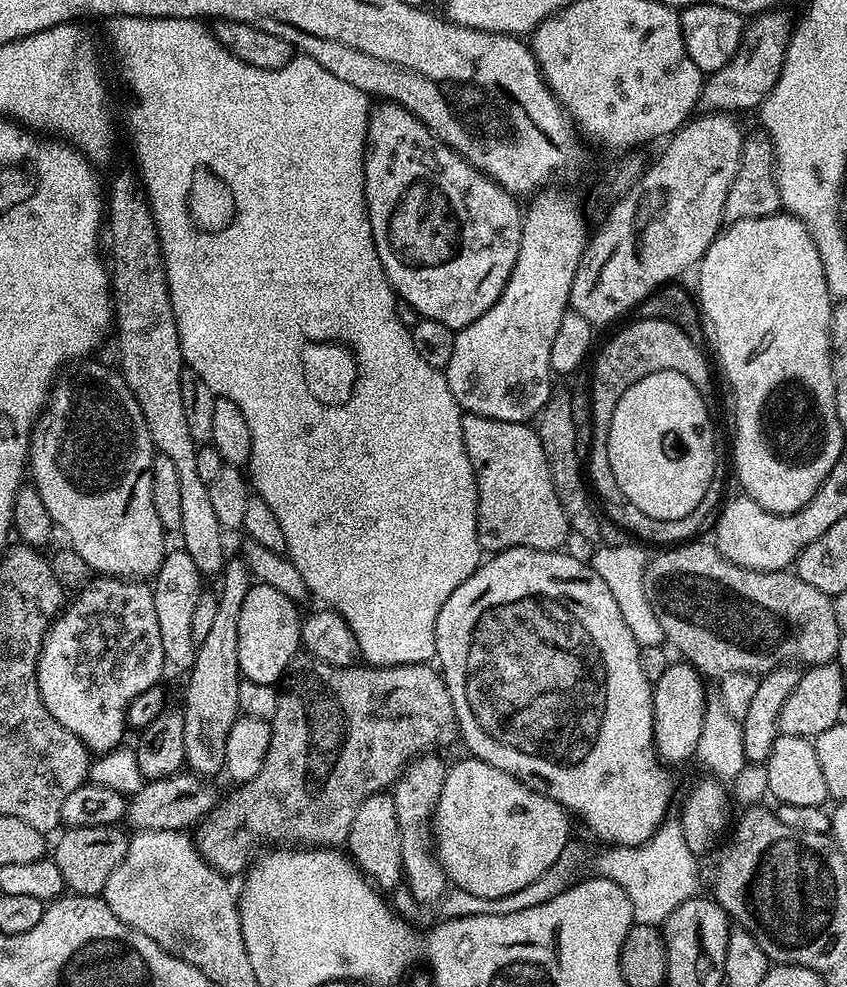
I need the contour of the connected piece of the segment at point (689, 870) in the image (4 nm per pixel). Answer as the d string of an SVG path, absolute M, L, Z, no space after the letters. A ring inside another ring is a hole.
M665 819L660 829L644 844L633 848L608 846L603 850L605 852L600 852L593 858L591 871L597 876L618 882L618 886L622 886L622 890L626 890L626 898L630 898L632 903L632 918L637 924L663 925L664 919L674 910L678 910L678 906L682 906L682 902L697 895L699 888L696 887L700 884L700 868L696 865L698 856L697 853L690 850L684 837L684 825L680 823L679 819Z

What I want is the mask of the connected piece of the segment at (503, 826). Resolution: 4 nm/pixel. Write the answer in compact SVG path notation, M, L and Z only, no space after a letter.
M475 758L467 759L458 761L456 765L453 763L449 767L442 786L442 794L438 798L436 809L432 812L430 840L434 845L434 855L436 861L442 866L444 875L447 876L451 887L466 890L466 894L478 894L478 898L506 898L510 894L522 890L522 886L530 886L530 882L536 880L542 874L546 874L546 870L550 870L550 866L554 866L554 862L558 862L562 850L567 848L570 843L568 835L572 832L573 821L570 819L570 813L562 805L546 798L541 792L526 787L522 782L518 782L518 778L506 774L506 770L498 770L498 766L490 766Z

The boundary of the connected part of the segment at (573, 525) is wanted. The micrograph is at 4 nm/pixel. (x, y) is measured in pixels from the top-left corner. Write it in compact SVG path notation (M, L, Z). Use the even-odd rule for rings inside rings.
M564 386L553 387L546 406L540 411L538 431L546 462L550 466L550 478L554 482L558 502L562 502L562 510L568 519L569 529L582 534L582 538L588 538L593 542L599 541L601 517L598 512L596 516L591 502L588 501L589 489L586 487L586 476L582 471L582 454L575 448L575 424L570 410L570 394Z

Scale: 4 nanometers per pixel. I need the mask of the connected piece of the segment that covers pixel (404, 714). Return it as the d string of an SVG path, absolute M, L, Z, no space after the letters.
M297 654L290 663L288 671L282 677L282 683L278 691L278 710L274 710L274 718L270 721L272 733L270 734L270 746L266 750L266 758L262 762L262 770L254 774L254 778L243 781L228 797L221 799L209 816L205 816L202 823L195 829L194 843L200 851L205 862L210 867L229 878L239 877L249 867L250 855L248 847L255 840L269 840L272 846L303 846L305 848L336 848L343 845L350 834L350 826L354 826L354 814L358 814L358 806L366 802L376 792L391 789L396 779L408 767L411 760L417 756L427 753L431 744L444 740L448 735L457 731L456 715L452 699L448 693L448 687L444 684L444 677L431 663L422 664L399 664L389 668L377 668L375 666L353 666L350 668L339 668L330 666L318 658L307 654Z

